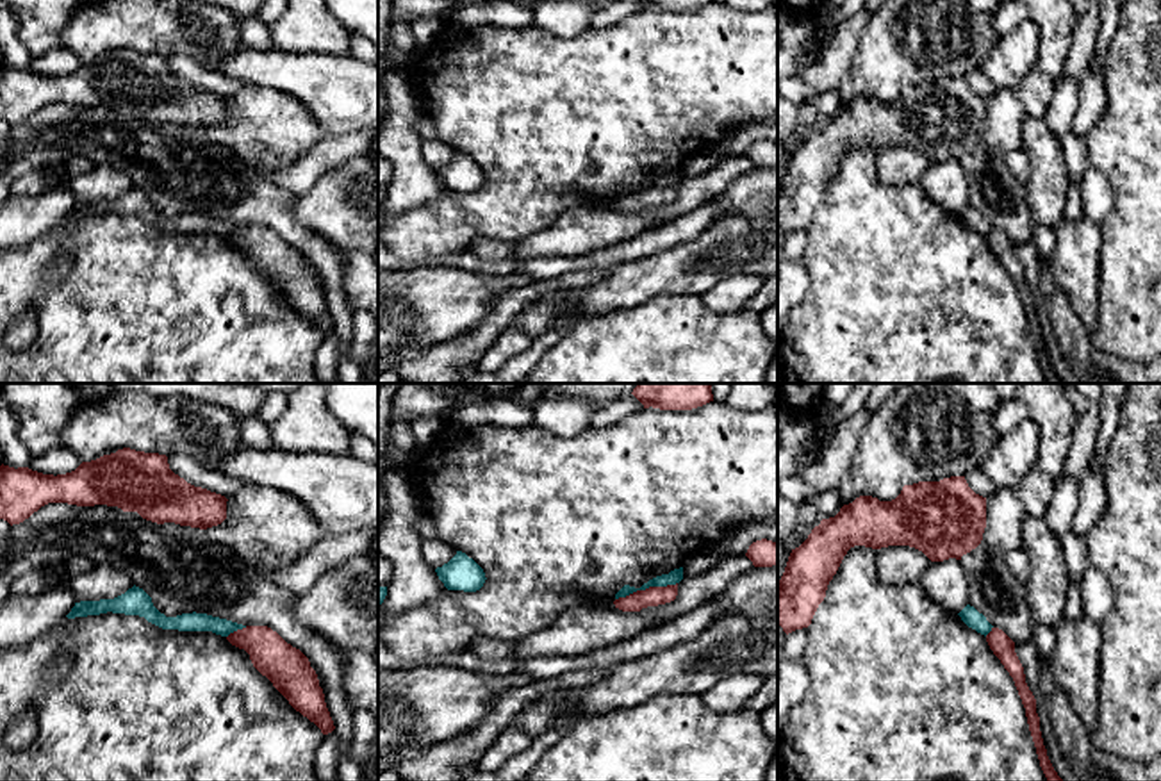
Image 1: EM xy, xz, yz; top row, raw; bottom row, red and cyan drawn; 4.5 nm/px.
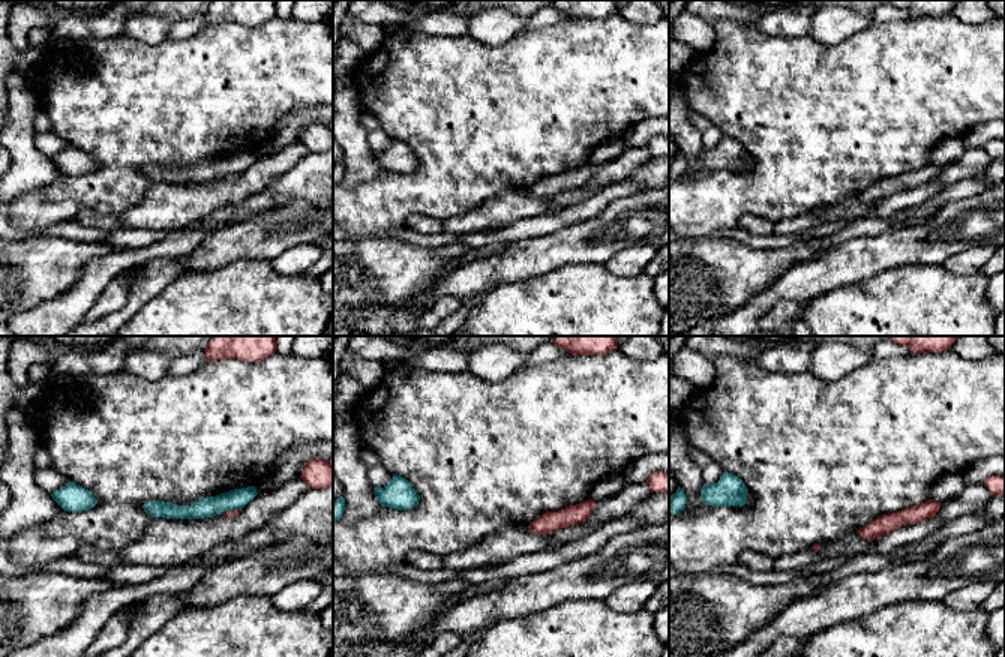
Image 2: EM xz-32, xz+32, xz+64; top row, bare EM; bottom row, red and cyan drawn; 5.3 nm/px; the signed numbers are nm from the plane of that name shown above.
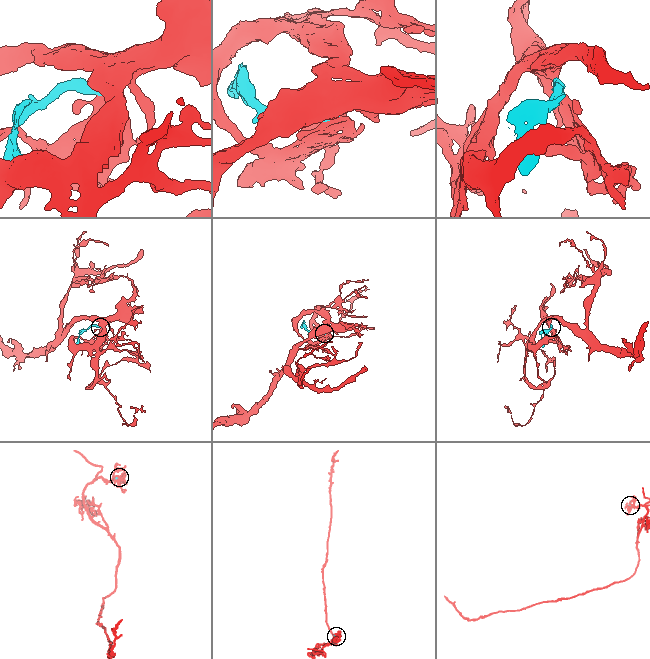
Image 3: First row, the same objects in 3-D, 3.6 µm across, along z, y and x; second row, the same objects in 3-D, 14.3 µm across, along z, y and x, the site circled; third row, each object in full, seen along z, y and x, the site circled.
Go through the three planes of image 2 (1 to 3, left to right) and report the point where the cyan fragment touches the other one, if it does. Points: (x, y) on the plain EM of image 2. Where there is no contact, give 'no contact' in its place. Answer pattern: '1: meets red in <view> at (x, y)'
1: meets red in xz-32 at (230, 174)
2: no contact
3: no contact

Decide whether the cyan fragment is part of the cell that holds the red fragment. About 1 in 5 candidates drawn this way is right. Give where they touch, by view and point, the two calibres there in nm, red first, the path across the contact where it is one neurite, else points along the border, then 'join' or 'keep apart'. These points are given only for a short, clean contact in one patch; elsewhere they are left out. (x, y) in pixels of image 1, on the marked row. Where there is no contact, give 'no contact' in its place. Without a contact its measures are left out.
contact xz (646, 589); calibres 90 and 70 nm; border xz (676, 582), (637, 589), (616, 600); keep apart

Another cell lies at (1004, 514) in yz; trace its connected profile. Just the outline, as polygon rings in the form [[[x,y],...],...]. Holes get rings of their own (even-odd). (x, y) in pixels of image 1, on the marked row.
[[[999,487],[986,497],[986,528],[981,544],[997,555],[1022,549],[1024,506],[1015,489]]]

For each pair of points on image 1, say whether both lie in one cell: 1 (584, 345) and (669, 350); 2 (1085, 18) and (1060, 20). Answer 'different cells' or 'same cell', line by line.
1: same cell
2: different cells

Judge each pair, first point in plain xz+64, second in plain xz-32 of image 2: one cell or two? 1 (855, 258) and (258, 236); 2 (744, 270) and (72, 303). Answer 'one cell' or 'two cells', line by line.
1: one cell
2: two cells

